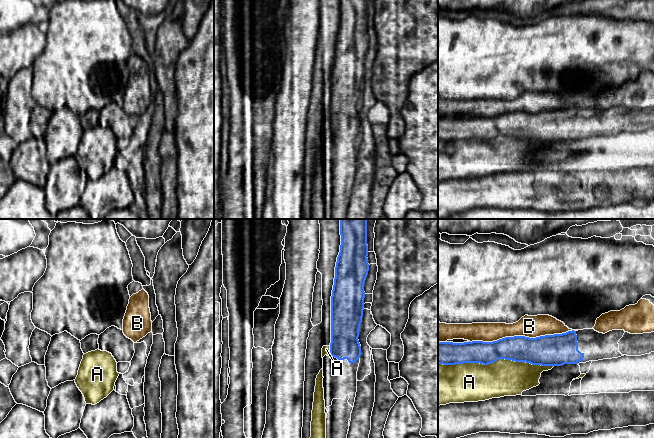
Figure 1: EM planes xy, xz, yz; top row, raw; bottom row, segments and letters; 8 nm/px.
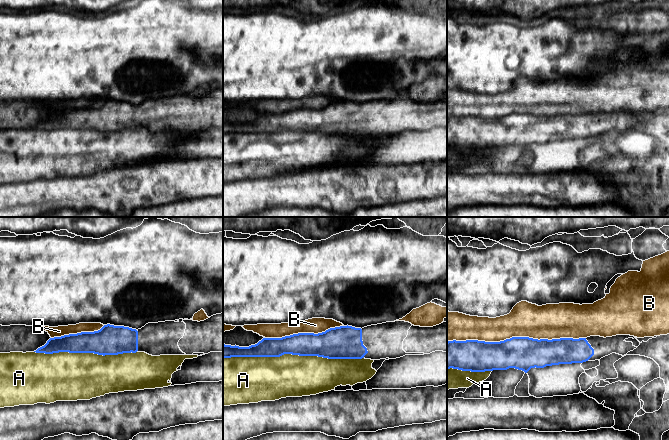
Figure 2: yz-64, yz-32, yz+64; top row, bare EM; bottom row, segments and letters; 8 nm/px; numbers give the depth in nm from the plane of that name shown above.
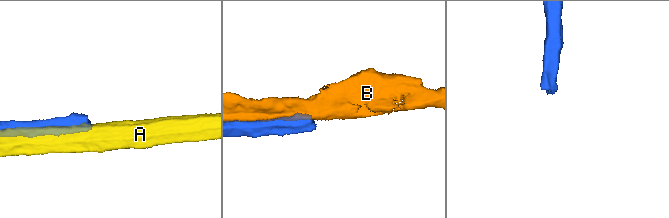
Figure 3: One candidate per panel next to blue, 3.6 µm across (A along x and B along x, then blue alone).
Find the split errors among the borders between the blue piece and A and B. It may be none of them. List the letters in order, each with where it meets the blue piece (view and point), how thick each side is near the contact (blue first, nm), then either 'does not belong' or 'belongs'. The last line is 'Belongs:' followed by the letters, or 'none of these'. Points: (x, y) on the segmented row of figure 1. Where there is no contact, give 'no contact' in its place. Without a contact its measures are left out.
A: meets blue in yz at (496, 360); 200 nm thick on the blue side, 320 nm on the other; does not belong
B: meets blue in yz at (522, 336); 260 nm thick on the blue side, 180 nm on the other; does not belong
Belongs: none of these

